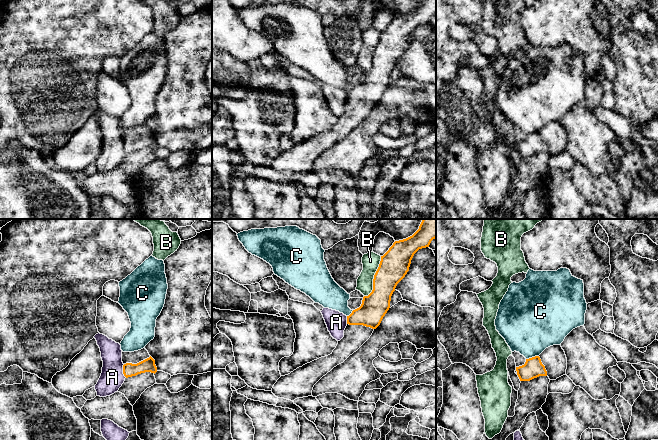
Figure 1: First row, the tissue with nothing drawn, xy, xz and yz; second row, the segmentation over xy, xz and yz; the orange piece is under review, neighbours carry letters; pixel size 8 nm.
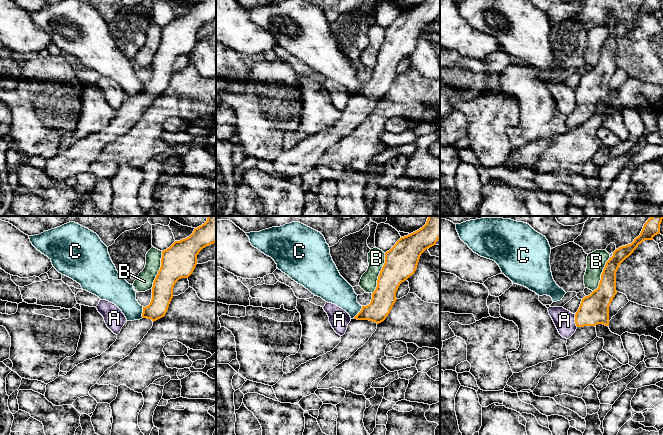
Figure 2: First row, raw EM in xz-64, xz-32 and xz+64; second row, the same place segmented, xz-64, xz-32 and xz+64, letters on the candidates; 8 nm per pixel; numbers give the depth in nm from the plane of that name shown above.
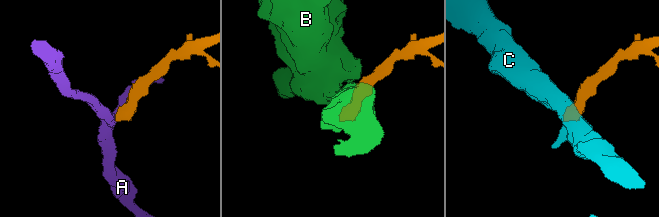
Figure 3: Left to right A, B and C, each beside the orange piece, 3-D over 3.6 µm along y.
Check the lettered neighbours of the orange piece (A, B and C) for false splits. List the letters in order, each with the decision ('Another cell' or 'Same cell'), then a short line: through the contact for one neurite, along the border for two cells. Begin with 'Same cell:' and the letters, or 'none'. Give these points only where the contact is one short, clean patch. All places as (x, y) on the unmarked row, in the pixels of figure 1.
Same cell: none
A: Another cell
B: Another cell. Line: xz (381, 32), (373, 55), (373, 65), (364, 72)
C: Another cell. Line: yz (538, 131), (526, 135)

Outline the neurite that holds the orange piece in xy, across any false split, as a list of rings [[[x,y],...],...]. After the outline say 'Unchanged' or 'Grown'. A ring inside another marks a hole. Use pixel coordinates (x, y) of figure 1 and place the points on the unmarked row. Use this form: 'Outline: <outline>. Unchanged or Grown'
Outline: [[[145,124],[134,128],[122,127],[122,138],[124,140],[123,150],[126,154],[145,148],[154,150],[157,148],[155,136]]]. Grown

